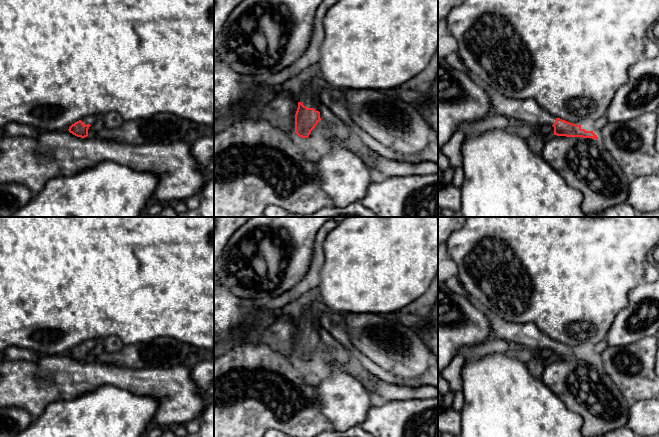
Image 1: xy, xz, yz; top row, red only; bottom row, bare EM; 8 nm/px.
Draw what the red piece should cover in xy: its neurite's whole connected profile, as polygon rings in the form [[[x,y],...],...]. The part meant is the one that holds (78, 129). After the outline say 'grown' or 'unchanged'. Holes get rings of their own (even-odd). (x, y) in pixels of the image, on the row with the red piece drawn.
[[[89,115],[72,124],[68,130],[77,137],[85,138],[88,136],[89,127],[97,122],[99,117],[99,115]]]; grown

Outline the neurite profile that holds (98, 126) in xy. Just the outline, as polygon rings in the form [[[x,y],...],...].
[[[99,117],[99,119],[93,125],[91,125],[89,127],[88,135],[95,135],[104,129],[105,129],[105,127],[104,127],[103,121],[102,121],[101,117]]]

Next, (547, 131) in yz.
[[[543,125],[539,127],[541,135],[545,138],[549,138],[554,135],[554,127],[552,125]]]

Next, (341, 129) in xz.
[[[321,102],[318,104],[318,109],[320,112],[320,118],[333,127],[333,130],[338,137],[342,139],[349,138],[351,130],[348,124],[340,120],[329,108],[327,108]]]

